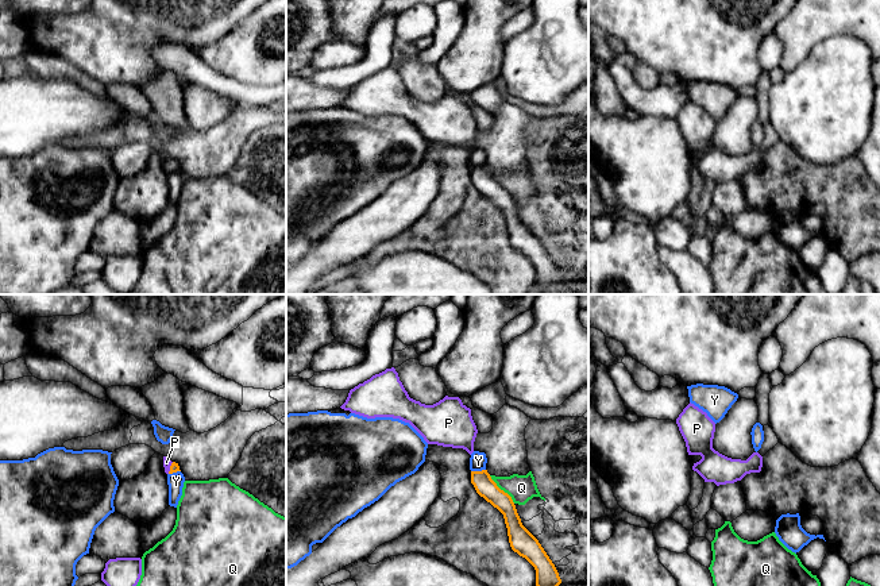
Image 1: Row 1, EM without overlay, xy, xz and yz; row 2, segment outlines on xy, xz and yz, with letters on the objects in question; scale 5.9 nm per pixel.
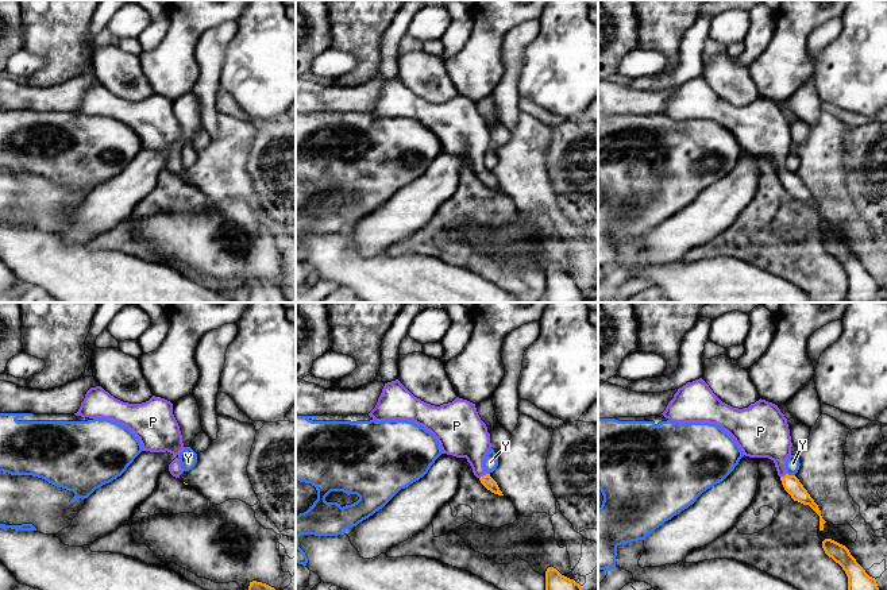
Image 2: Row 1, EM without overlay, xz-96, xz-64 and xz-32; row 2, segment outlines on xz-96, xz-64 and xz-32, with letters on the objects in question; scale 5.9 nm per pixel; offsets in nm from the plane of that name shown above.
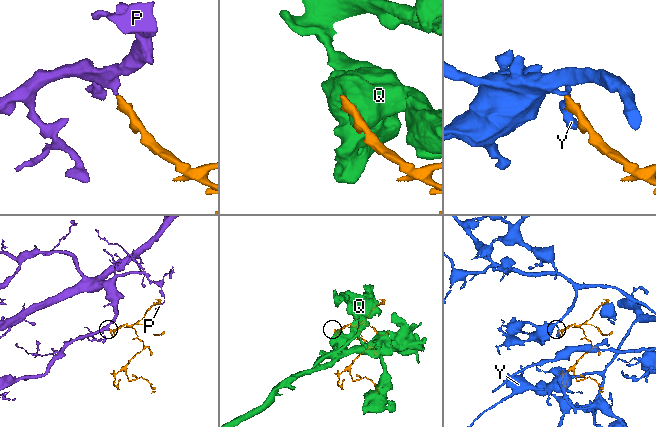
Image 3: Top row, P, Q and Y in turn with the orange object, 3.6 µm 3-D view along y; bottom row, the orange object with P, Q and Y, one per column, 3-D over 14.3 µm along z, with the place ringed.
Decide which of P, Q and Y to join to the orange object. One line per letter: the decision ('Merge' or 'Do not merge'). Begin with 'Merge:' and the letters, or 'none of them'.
Merge: P
P: Merge
Q: Do not merge
Y: Do not merge

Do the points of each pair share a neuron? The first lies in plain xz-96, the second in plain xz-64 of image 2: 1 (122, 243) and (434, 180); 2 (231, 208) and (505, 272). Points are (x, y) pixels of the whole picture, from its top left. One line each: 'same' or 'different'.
1: different
2: different

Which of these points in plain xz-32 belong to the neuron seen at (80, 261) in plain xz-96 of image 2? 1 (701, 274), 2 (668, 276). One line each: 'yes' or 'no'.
1: yes
2: yes

